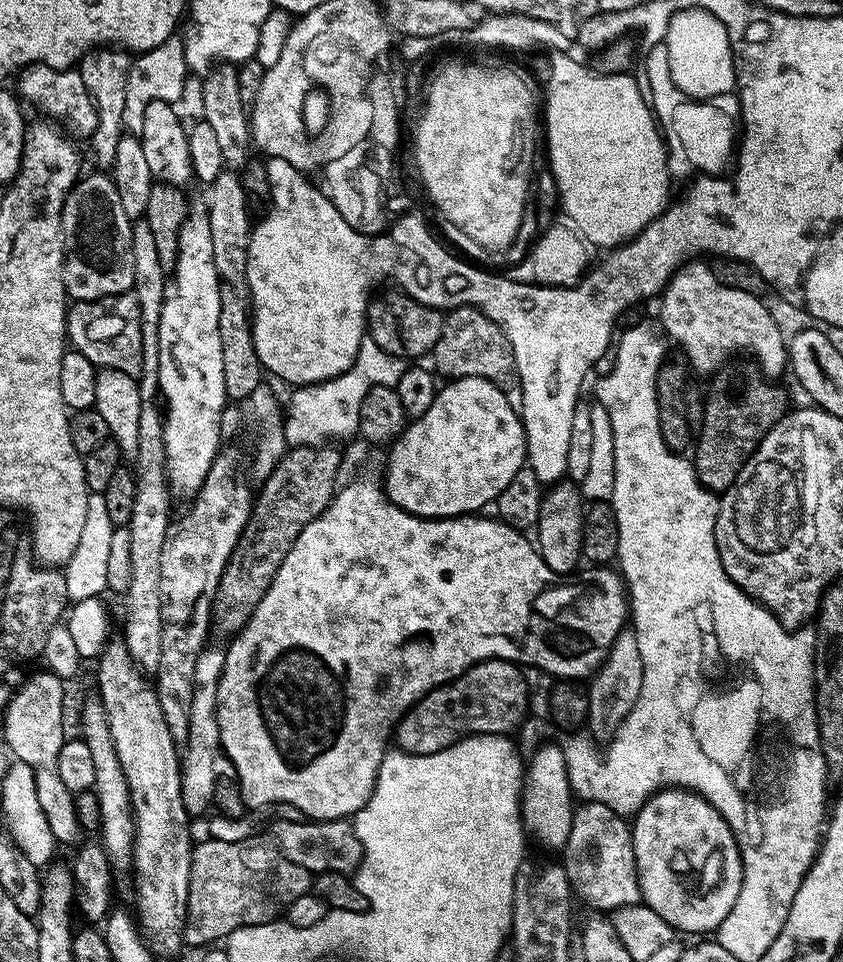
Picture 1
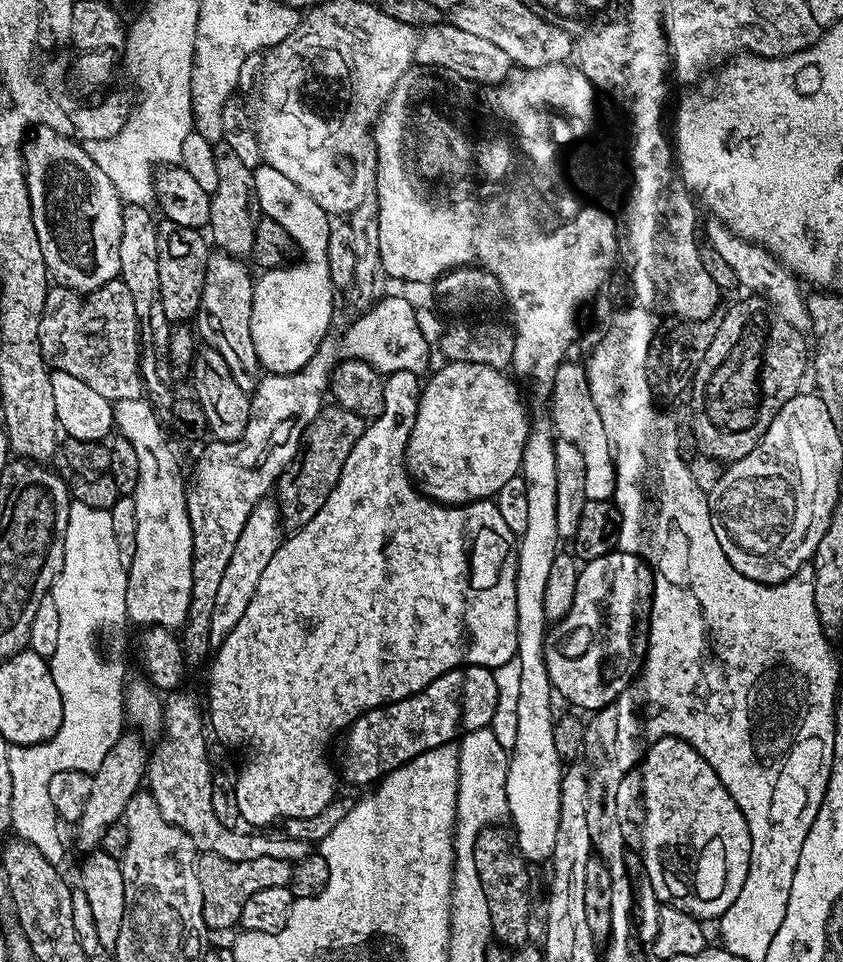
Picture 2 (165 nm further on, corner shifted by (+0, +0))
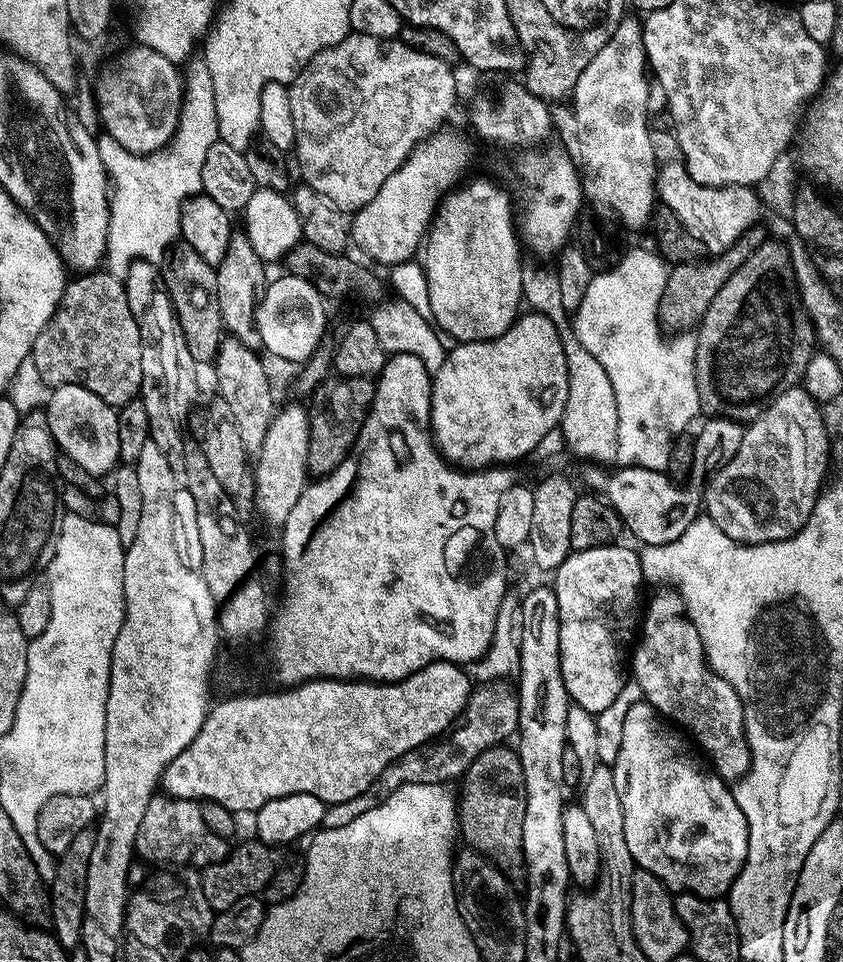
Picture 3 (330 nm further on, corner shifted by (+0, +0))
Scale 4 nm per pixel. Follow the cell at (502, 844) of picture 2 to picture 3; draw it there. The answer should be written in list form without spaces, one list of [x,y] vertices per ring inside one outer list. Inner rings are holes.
[[[508,746],[488,748],[462,777],[458,788],[458,832],[469,849],[487,856],[505,876],[519,882],[525,879],[524,851],[522,850],[522,818],[526,814],[526,782],[522,778],[522,762],[515,751]]]

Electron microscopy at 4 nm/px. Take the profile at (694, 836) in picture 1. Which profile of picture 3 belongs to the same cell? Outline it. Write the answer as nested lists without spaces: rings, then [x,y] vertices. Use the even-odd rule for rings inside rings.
[[[647,702],[632,704],[626,710],[622,746],[618,746],[618,758],[610,766],[614,786],[618,786],[618,808],[624,814],[626,846],[630,846],[635,867],[645,868],[654,879],[673,888],[673,893],[692,892],[696,896],[720,898],[731,888],[746,862],[746,814],[738,806],[735,791],[709,767],[705,757],[679,731],[667,732],[667,728],[669,721]]]

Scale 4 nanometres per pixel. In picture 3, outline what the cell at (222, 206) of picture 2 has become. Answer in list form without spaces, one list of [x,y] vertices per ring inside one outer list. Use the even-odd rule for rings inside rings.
[[[243,230],[233,231],[229,245],[226,246],[226,256],[220,264],[215,265],[218,310],[222,314],[225,333],[233,340],[241,340],[247,348],[253,350],[261,347],[256,329],[256,311],[264,296],[264,289],[270,283],[270,275],[264,268],[267,268],[266,261],[258,254],[258,250],[254,250],[248,233]]]

